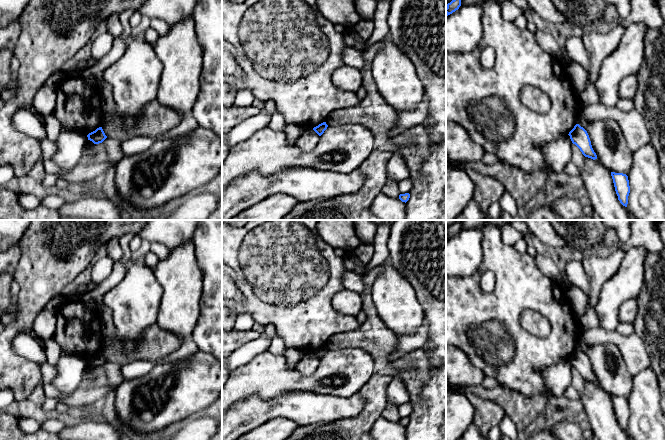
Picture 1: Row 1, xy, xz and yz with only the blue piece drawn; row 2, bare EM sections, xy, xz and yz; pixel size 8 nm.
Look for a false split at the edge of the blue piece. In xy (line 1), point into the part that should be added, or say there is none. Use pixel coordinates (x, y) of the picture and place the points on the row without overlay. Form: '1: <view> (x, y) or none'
1: none

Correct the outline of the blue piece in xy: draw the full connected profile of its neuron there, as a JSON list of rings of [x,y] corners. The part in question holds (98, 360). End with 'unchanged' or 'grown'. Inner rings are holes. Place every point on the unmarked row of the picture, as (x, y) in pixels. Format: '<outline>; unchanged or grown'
[[[99,351],[95,355],[89,357],[87,361],[88,364],[92,365],[94,368],[102,367],[107,362],[102,351]]]; unchanged

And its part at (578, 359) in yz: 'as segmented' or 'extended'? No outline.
as segmented

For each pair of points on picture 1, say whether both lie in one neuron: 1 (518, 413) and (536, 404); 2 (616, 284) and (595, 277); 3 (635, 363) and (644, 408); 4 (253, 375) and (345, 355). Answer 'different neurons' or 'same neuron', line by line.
1: same neuron
2: different neurons
3: different neurons
4: same neuron

